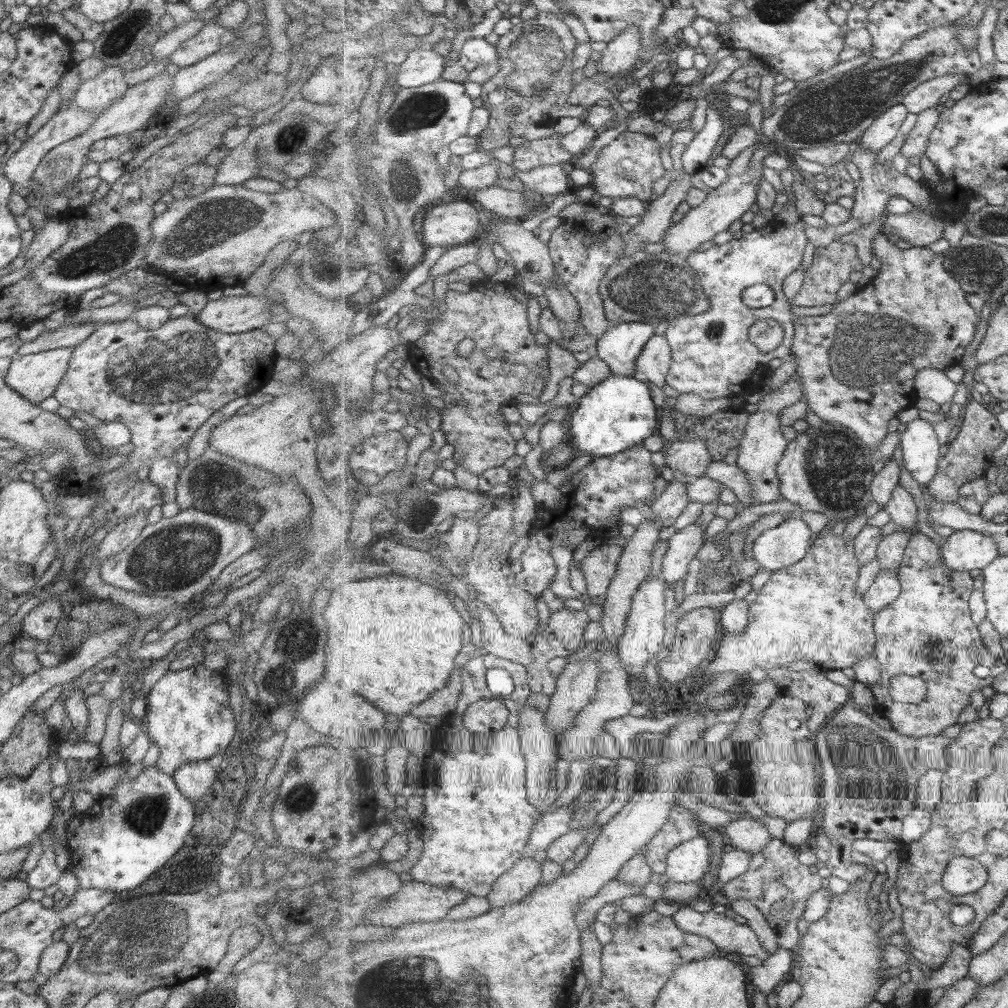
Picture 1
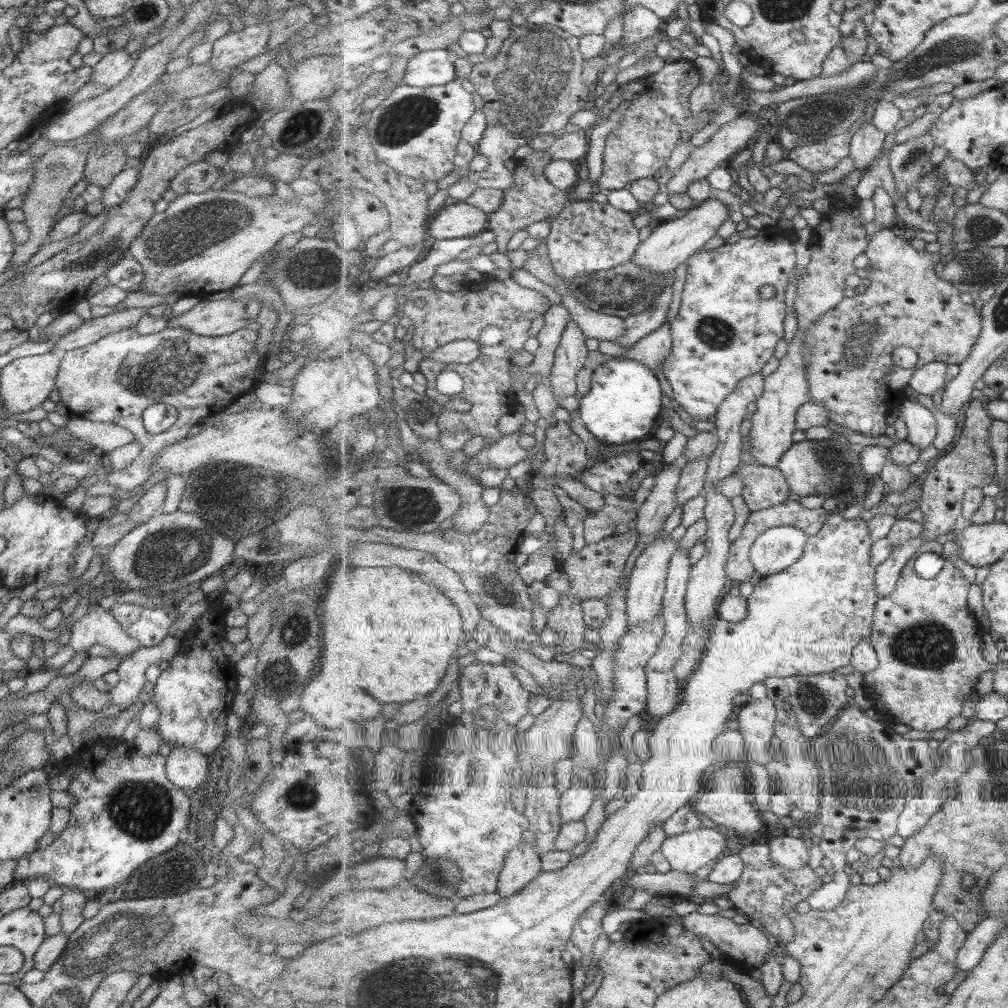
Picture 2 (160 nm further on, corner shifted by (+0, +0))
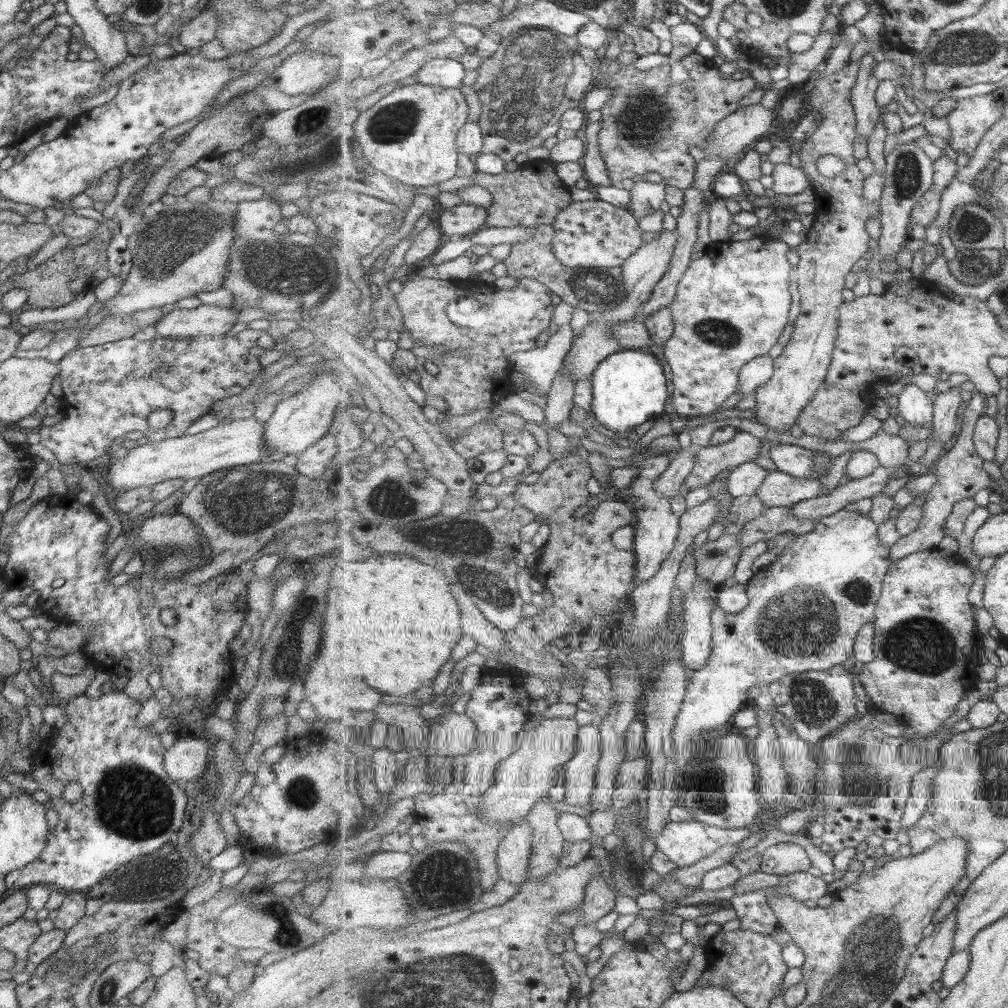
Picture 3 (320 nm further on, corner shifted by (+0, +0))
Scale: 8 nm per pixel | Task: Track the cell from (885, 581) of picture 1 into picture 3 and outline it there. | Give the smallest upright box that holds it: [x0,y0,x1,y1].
[891,390,995,564]

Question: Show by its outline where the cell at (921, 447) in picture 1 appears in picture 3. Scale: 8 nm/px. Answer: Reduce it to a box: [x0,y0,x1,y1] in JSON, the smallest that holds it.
[898,383,934,425]

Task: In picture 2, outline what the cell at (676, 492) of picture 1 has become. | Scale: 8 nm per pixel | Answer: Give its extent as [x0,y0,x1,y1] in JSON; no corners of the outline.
[677,457,710,506]

